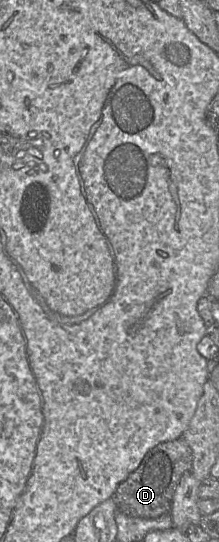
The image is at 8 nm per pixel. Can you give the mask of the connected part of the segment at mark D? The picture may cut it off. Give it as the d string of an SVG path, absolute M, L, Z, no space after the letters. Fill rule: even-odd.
M183 437L156 445L146 453L137 469L118 485L112 497L118 511L144 519L156 519L170 513L175 490L192 468L192 451Z

